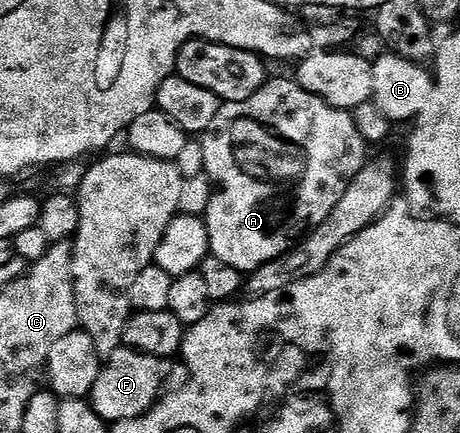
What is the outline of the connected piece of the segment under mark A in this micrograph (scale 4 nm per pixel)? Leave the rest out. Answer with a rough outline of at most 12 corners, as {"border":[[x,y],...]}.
{"border":[[268,78],[201,136],[211,255],[250,273],[367,162],[351,112]]}

